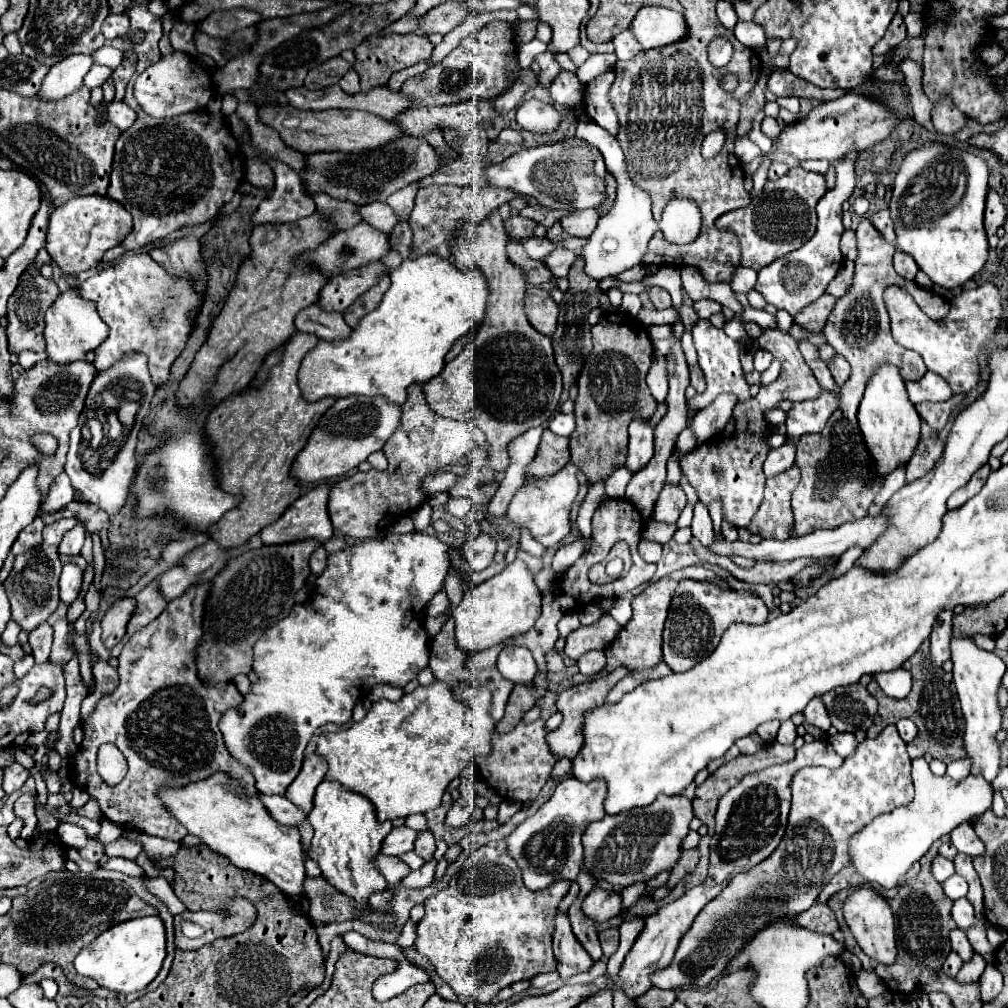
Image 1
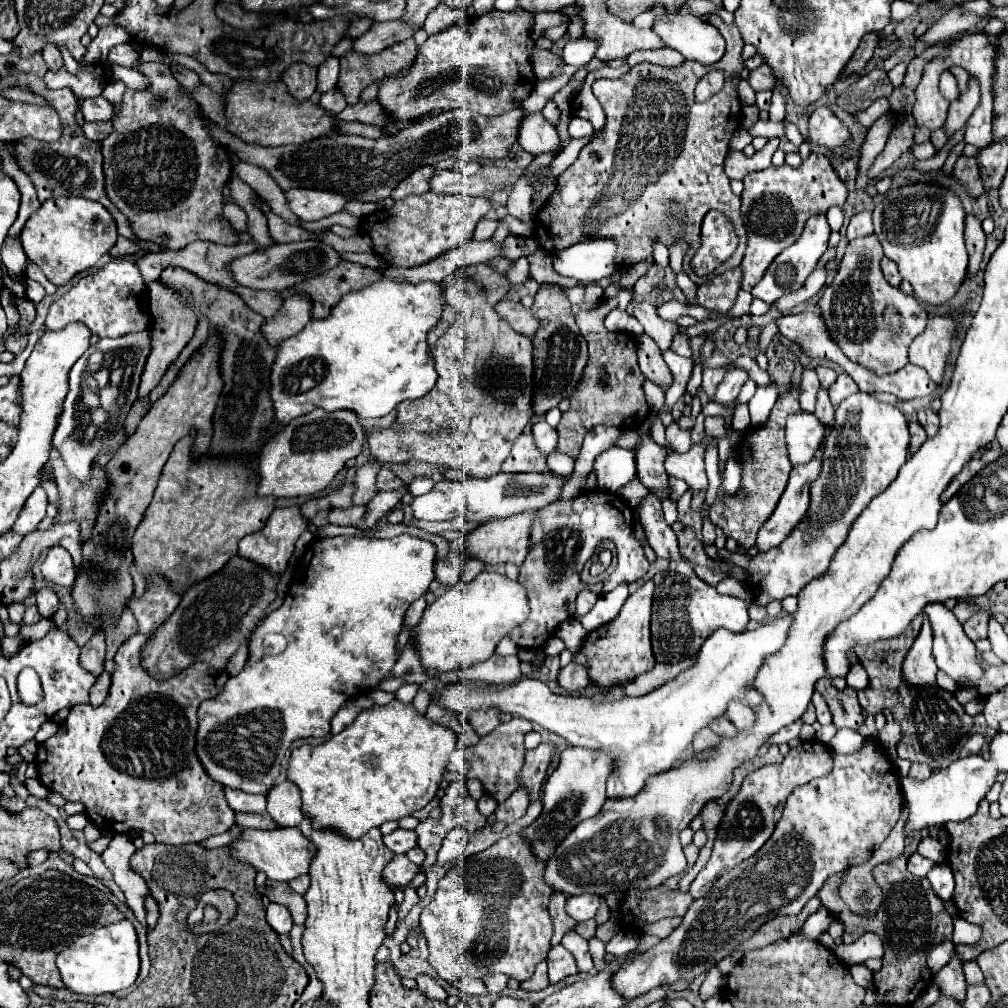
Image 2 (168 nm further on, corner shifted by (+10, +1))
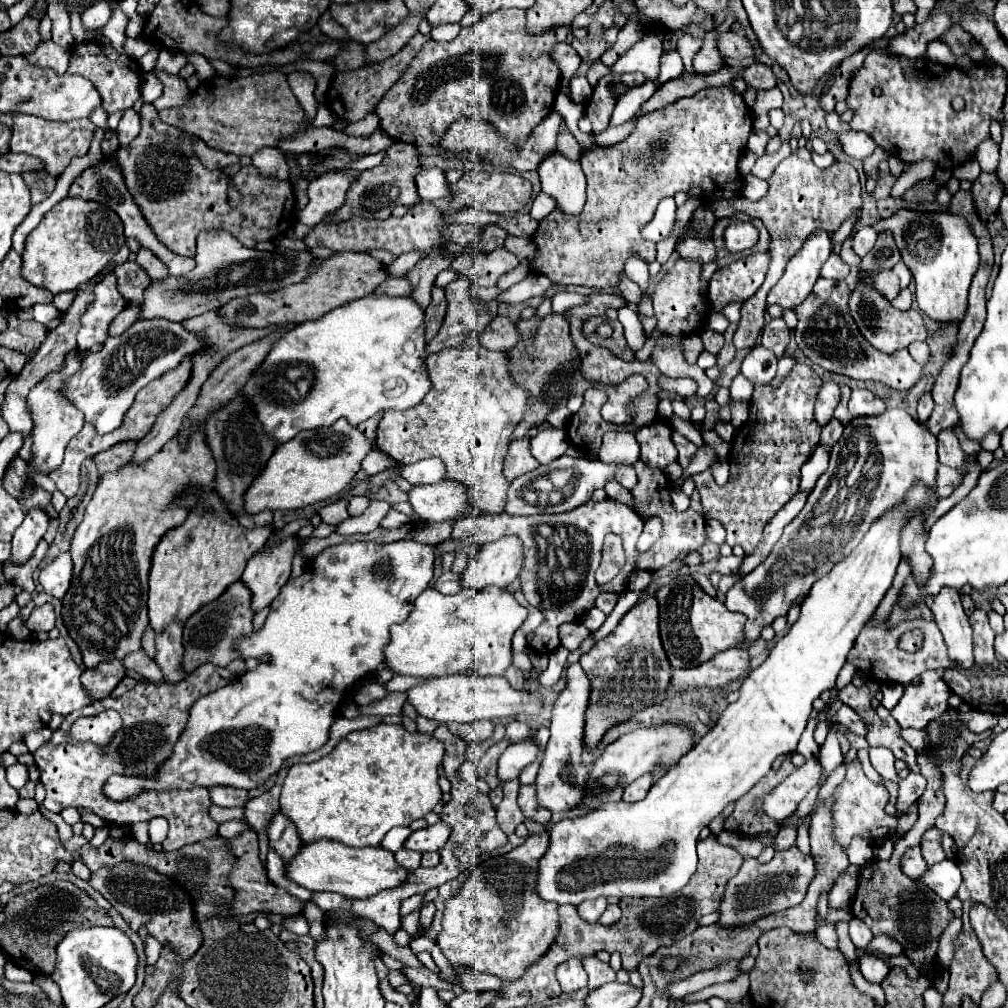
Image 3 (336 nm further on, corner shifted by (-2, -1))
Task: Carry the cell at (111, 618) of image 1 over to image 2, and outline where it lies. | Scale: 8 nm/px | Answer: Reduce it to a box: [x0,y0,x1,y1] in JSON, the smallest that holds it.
[81,632,105,676]

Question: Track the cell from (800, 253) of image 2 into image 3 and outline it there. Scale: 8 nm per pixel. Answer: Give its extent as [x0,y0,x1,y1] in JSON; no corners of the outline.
[767,230,831,308]

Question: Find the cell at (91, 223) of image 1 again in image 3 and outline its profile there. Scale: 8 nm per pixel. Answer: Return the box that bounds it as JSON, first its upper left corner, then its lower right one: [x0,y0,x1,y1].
[23,198,125,294]

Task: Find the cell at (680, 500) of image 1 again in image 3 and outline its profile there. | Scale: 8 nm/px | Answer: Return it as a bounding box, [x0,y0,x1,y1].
[637,418,677,470]

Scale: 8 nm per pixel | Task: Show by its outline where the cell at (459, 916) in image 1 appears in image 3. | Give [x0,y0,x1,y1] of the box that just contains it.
[437,834,559,980]

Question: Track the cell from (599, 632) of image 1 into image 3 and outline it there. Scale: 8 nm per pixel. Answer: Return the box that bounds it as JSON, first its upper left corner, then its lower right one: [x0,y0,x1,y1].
[559,624,589,650]

